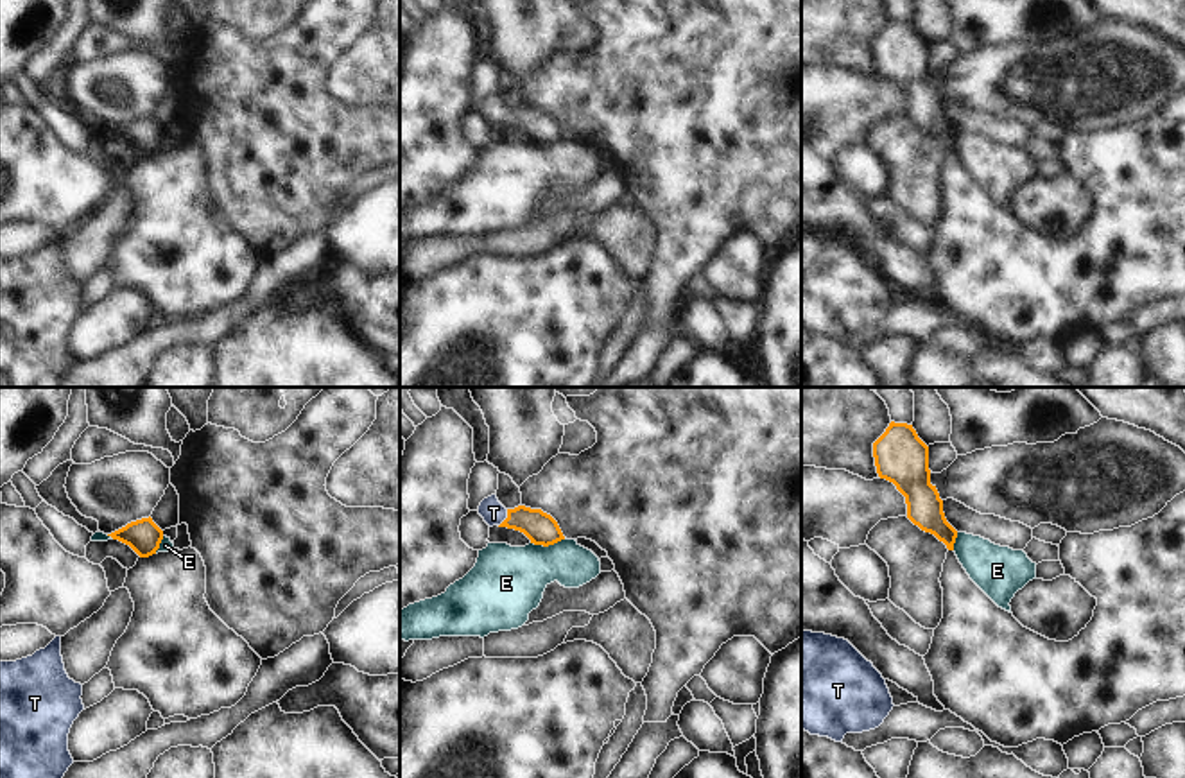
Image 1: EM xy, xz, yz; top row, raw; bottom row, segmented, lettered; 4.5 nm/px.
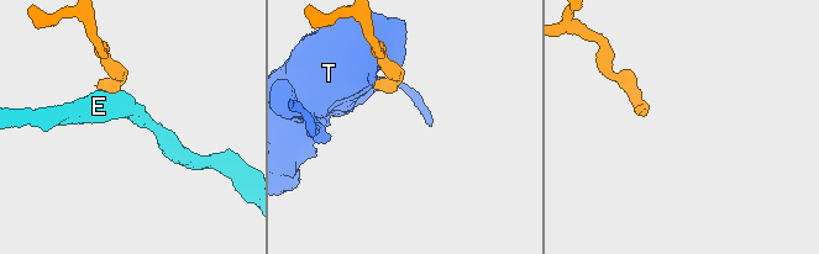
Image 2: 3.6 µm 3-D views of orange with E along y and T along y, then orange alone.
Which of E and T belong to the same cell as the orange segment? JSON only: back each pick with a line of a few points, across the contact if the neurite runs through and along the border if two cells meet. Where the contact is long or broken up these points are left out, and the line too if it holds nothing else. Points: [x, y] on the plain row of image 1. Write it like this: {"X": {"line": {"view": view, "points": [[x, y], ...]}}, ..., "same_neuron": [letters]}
{"T": {"line": {"view": "xz", "points": [[542, 128], [524, 117], [506, 117], [493, 112]]}}, "same_neuron": ["T"]}

